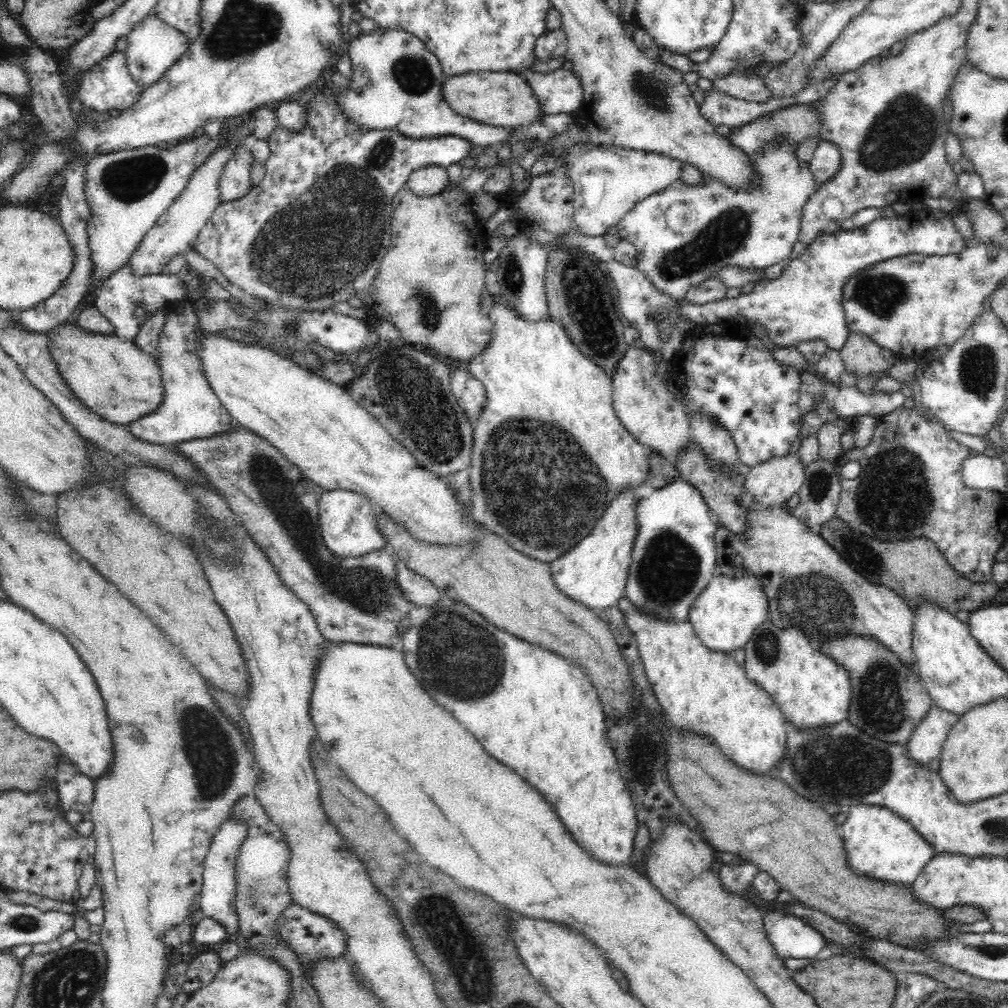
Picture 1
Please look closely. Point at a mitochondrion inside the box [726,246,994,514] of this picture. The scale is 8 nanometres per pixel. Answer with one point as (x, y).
(880, 294)

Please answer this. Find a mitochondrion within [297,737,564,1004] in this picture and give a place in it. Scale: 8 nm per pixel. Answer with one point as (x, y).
(442, 929)

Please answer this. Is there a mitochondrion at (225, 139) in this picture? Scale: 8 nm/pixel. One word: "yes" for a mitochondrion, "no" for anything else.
no

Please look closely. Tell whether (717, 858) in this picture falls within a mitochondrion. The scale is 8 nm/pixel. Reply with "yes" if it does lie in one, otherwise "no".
no

